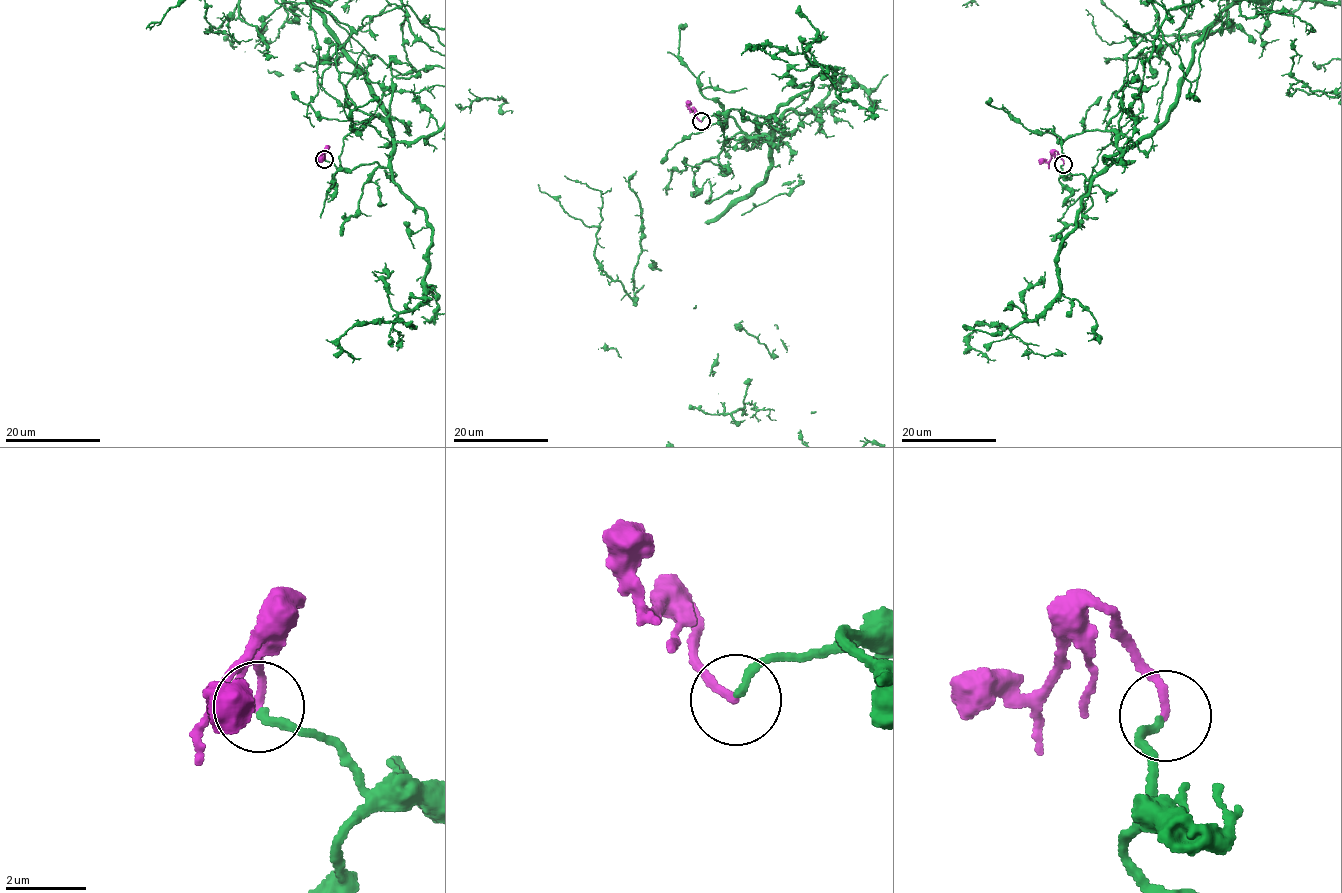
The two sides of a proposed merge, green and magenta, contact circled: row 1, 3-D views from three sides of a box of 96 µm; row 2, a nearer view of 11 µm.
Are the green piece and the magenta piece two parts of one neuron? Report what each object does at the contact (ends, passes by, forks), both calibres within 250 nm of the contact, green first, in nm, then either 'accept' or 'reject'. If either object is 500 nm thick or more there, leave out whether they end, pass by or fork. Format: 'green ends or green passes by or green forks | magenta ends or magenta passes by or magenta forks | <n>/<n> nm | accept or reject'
green ends | magenta ends | 190/200 nm | accept

